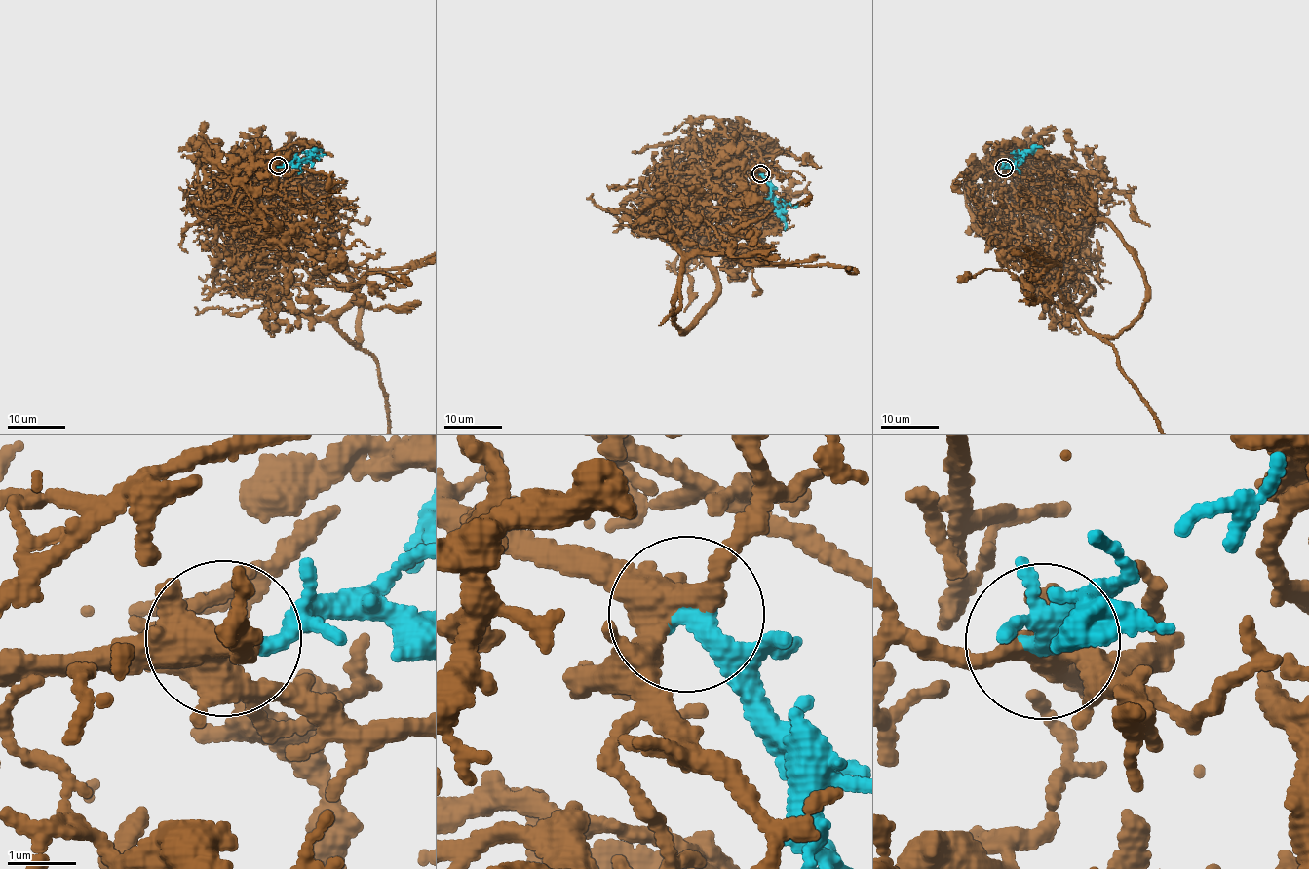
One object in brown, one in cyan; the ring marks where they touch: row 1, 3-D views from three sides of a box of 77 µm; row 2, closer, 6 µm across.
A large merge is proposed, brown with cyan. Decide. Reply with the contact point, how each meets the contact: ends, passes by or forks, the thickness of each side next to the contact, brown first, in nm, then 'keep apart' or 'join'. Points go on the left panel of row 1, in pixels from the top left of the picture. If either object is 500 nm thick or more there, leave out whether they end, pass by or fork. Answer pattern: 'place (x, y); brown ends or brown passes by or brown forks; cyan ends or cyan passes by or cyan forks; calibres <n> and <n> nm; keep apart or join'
place (278, 166); brown forks; cyan ends; calibres 400 and 280 nm; join

